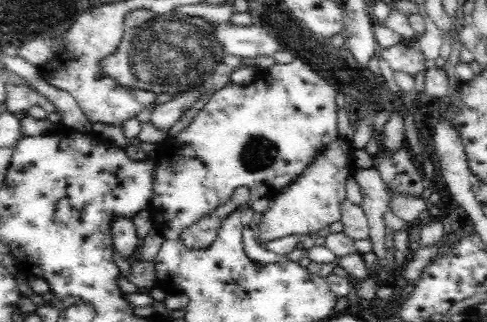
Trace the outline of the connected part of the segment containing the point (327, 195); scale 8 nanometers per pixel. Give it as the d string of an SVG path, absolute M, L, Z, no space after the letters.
M336 140L330 146L326 146L322 152L301 172L301 175L295 179L294 183L290 183L286 188L282 188L279 193L274 196L274 204L263 212L263 217L258 225L257 243L260 246L278 240L284 237L294 237L302 235L310 235L311 233L324 228L336 222L341 218L339 202L346 197L345 178L348 170L354 172L355 166L353 162L353 152L347 147L345 140Z

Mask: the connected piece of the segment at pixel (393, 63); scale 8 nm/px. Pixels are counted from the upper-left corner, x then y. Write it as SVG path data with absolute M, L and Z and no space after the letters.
M405 42L393 44L384 50L379 50L377 54L388 62L390 70L410 76L415 76L420 70L426 70L429 66L420 49L408 49Z

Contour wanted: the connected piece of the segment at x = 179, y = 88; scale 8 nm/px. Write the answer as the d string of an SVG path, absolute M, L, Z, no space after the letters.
M166 14L155 15L150 21L137 27L128 28L124 33L120 46L112 56L103 60L104 71L123 87L140 89L155 94L178 94L190 90L192 87L202 85L211 78L214 67L225 56L222 47L211 35L211 26L202 21L200 17L176 18Z

